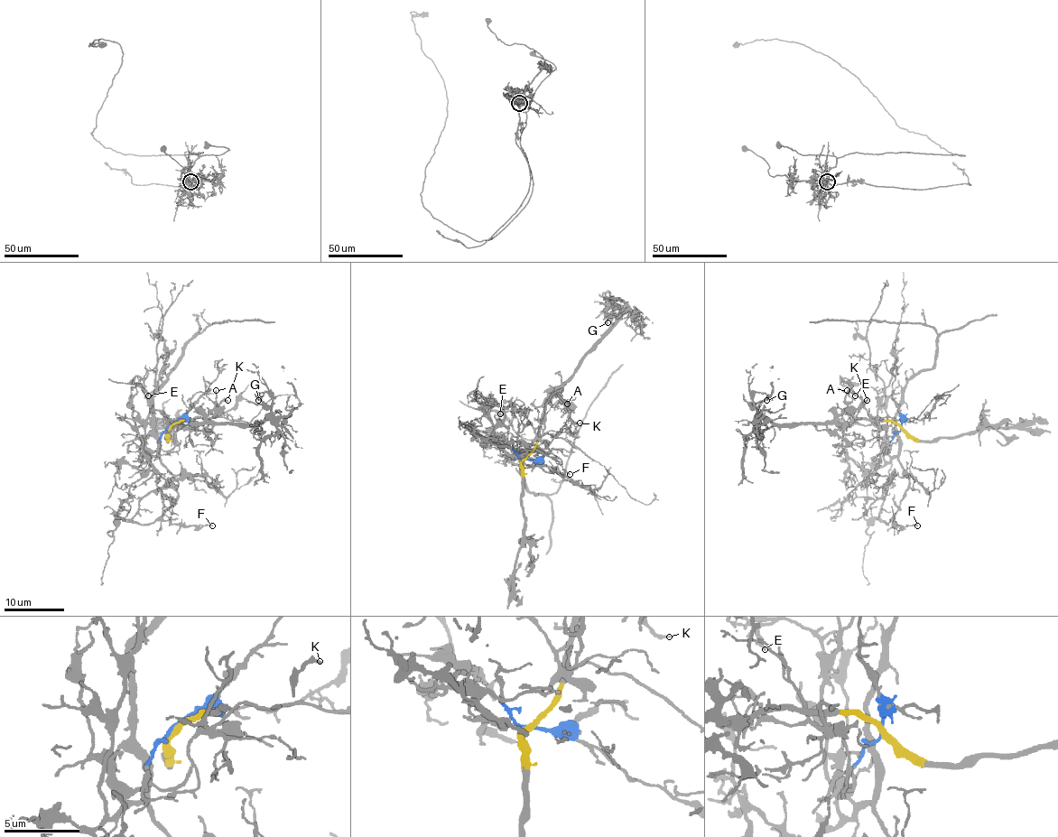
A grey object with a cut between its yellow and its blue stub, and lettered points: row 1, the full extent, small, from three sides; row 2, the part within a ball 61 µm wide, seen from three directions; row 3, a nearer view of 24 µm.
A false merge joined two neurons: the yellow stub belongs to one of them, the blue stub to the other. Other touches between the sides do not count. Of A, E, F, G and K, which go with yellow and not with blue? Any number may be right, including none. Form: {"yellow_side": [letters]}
{"yellow_side": ["A", "G", "K"]}

